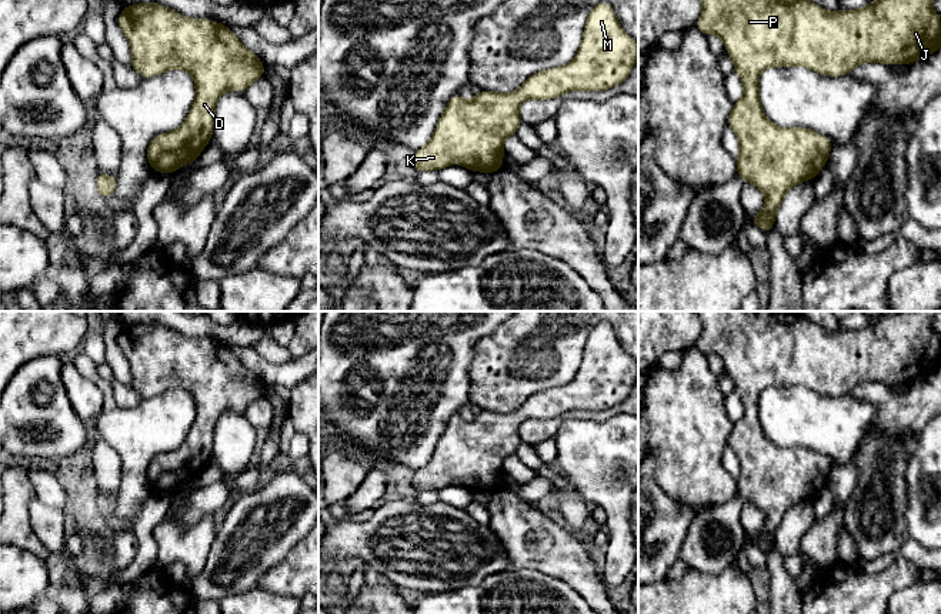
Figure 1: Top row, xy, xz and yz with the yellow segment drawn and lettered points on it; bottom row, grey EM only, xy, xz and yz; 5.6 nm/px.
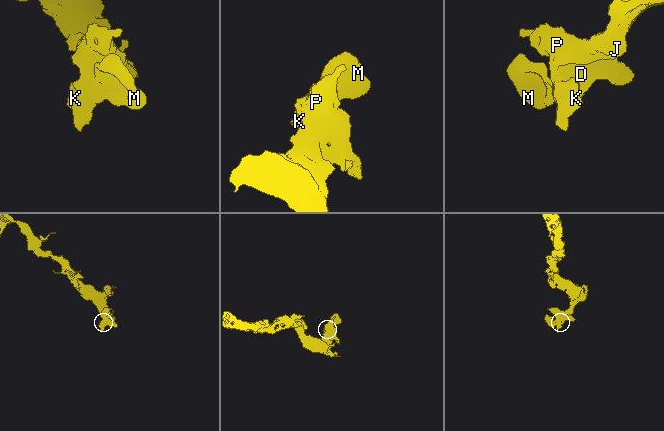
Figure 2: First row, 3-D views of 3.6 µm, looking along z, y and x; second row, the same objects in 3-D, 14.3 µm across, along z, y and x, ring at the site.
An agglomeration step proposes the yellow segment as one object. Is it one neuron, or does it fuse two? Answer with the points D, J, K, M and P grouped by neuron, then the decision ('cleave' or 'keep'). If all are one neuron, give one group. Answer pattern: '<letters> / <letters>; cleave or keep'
D J K M P; keep

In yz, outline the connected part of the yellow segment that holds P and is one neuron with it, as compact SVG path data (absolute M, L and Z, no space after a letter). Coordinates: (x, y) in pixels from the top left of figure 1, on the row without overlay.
M697 311L704 330L695 347L717 354L733 378L744 416L734 423L727 444L734 450L740 474L737 493L765 514L764 530L751 535L767 554L785 514L798 503L814 500L825 487L832 463L810 448L783 448L763 433L758 398L764 388L804 386L824 396L848 394L861 383L911 384L941 367L941 341L932 328L940 311L891 311L860 330L825 331L797 311Z

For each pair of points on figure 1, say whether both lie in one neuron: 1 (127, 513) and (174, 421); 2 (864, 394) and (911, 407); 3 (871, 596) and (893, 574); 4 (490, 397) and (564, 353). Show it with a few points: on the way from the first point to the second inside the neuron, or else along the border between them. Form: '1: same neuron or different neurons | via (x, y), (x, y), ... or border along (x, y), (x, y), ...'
1: same neuron | via (133, 490), (134, 461), (152, 444)
2: same neuron | via (876, 394), (891, 407), (900, 407)
3: same neuron | via (877, 590), (887, 580)
4: same neuron | via (503, 374), (506, 364), (527, 361), (541, 353)

